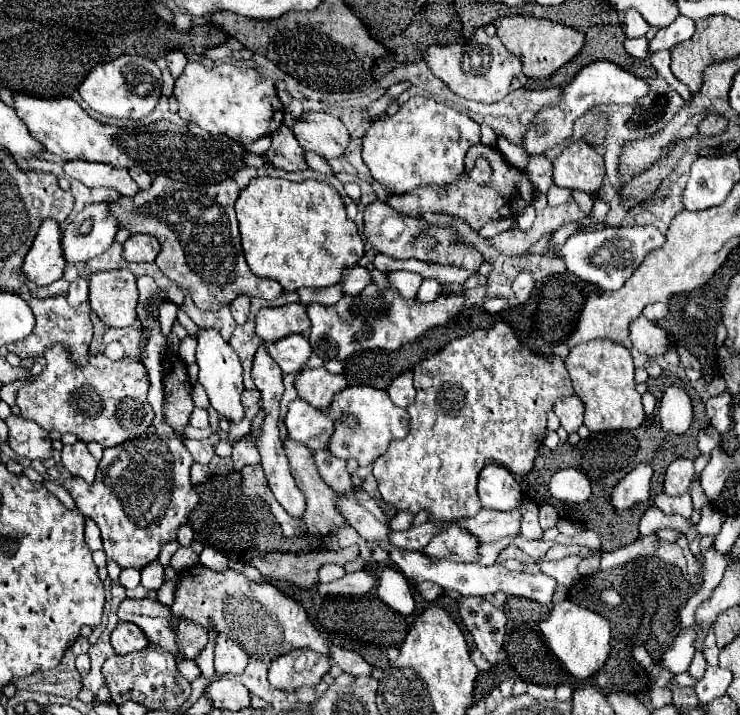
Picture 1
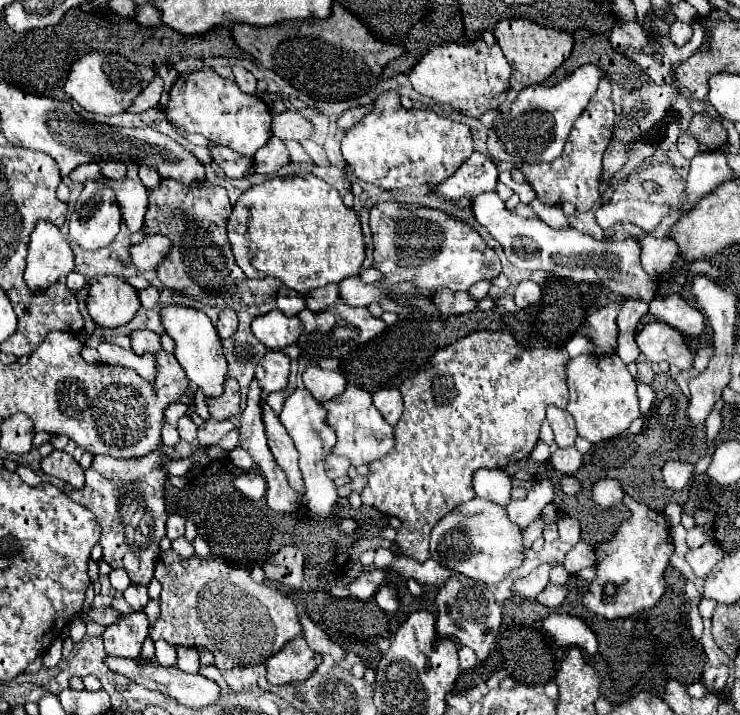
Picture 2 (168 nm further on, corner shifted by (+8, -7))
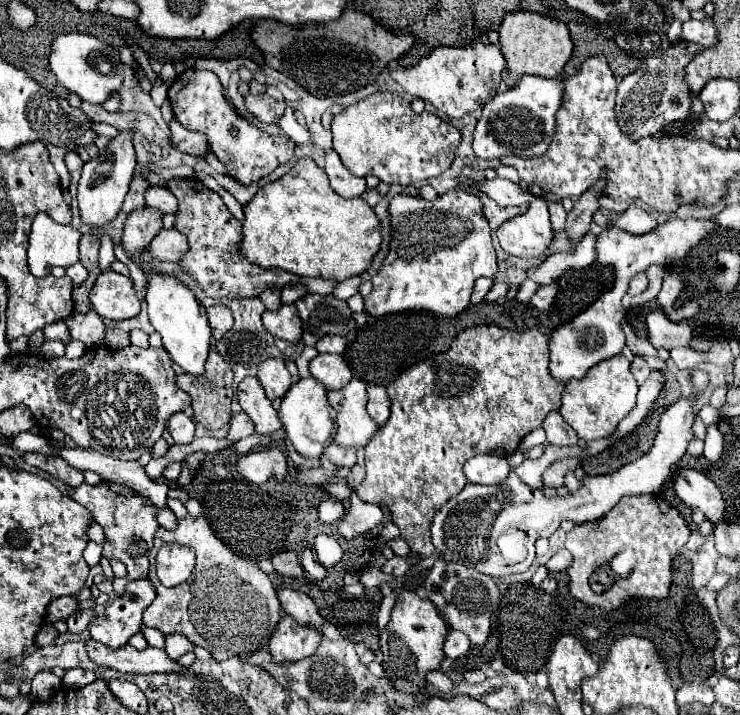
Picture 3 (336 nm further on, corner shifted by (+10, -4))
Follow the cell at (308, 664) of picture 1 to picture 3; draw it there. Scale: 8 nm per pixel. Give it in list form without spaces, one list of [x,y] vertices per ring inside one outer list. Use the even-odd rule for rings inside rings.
[[[284,615],[270,637],[268,649],[276,663],[300,661],[304,657],[310,657],[316,651],[320,639],[322,633],[316,627],[300,625],[294,617]]]

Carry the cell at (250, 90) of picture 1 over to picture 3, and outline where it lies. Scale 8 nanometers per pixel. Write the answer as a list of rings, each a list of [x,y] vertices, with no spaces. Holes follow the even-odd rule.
[[[188,69],[182,73],[168,89],[168,101],[182,127],[204,133],[208,137],[210,151],[224,163],[228,175],[242,185],[260,181],[278,165],[284,165],[294,157],[296,143],[288,136],[268,135],[234,113],[234,109],[224,101],[222,85],[212,71]]]

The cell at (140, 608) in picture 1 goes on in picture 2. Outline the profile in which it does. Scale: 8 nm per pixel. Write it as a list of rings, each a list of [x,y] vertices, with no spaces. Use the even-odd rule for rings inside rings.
[[[90,608],[90,612],[88,612],[88,618],[92,618],[94,622],[98,622],[98,624],[102,624],[102,626],[110,626],[110,624],[114,624],[116,620],[120,620],[120,612],[116,612],[114,608]]]

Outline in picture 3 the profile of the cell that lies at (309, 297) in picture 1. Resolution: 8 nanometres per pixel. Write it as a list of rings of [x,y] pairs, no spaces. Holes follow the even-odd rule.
[[[264,289],[258,297],[260,297],[260,301],[264,303],[264,307],[268,311],[274,311],[274,309],[278,309],[282,305],[282,301],[280,301],[280,289]]]

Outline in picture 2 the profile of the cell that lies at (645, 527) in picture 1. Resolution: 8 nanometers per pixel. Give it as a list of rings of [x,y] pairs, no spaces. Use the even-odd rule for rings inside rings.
[[[630,496],[624,498],[624,504],[630,508],[632,516],[618,528],[610,542],[604,542],[596,548],[598,556],[598,574],[590,582],[590,590],[584,596],[584,604],[598,616],[606,620],[628,618],[634,614],[652,608],[664,594],[666,582],[664,571],[674,553],[667,521],[660,512],[650,510],[646,504],[632,500]],[[606,584],[616,586],[616,594],[610,602],[602,602],[602,588]]]

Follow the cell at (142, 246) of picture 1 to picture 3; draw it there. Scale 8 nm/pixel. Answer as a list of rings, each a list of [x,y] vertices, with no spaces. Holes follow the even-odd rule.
[[[162,229],[162,233],[152,239],[148,253],[158,261],[180,261],[188,249],[188,241],[182,233],[176,229]]]

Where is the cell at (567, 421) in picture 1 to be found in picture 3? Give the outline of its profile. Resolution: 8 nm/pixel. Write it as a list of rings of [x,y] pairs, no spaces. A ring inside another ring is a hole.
[[[552,411],[544,419],[542,427],[546,431],[546,439],[550,445],[568,447],[568,445],[576,445],[576,441],[578,441],[578,435],[574,433],[574,429],[570,425],[566,425],[566,421],[562,419],[562,415],[558,411]]]

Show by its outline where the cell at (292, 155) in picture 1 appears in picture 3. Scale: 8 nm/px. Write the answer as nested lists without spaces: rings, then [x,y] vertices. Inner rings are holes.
[[[176,119],[170,121],[170,145],[182,153],[190,155],[204,155],[208,153],[208,141],[200,133],[184,129]]]

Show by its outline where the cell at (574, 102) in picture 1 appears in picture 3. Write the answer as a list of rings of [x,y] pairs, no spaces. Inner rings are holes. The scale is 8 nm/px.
[[[522,77],[520,83],[506,93],[494,95],[484,107],[474,131],[474,153],[482,159],[500,159],[504,155],[520,155],[520,157],[534,157],[542,155],[554,133],[554,113],[562,105],[562,81],[560,79],[544,79],[544,77]]]

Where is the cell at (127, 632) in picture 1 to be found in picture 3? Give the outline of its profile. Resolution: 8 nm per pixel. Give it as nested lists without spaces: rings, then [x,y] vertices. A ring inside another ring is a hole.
[[[148,579],[130,581],[124,595],[116,597],[106,611],[90,623],[92,637],[108,647],[126,645],[128,639],[140,631],[142,613],[152,599],[154,587]]]

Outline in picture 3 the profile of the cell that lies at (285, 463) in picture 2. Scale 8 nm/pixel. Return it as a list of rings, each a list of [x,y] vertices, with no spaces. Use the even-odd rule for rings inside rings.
[[[244,377],[238,383],[240,407],[250,415],[258,433],[272,433],[280,427],[280,419],[272,407],[272,401],[262,393],[262,385],[256,377]]]

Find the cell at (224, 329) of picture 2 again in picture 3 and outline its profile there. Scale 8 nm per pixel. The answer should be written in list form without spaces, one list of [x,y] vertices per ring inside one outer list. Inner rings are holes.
[[[224,305],[208,307],[206,313],[208,313],[210,327],[212,327],[212,337],[214,337],[214,341],[220,341],[220,339],[224,337],[224,333],[230,329],[230,325],[234,323],[232,313],[230,313],[230,309],[226,309]]]

